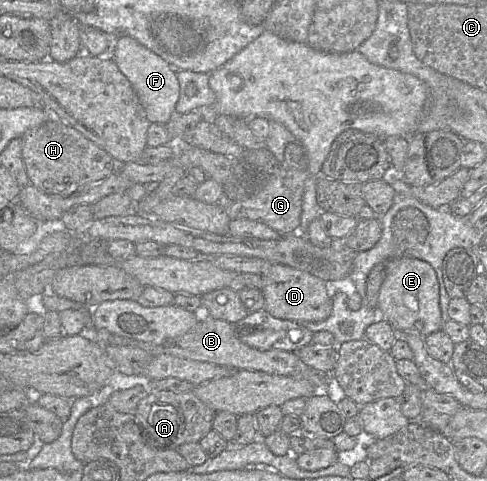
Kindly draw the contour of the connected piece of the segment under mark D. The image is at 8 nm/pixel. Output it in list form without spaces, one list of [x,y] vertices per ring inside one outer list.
[[[270,263],[268,271],[261,276],[264,310],[271,316],[289,321],[321,322],[331,315],[332,297],[328,293],[326,282],[320,278],[279,263]]]

